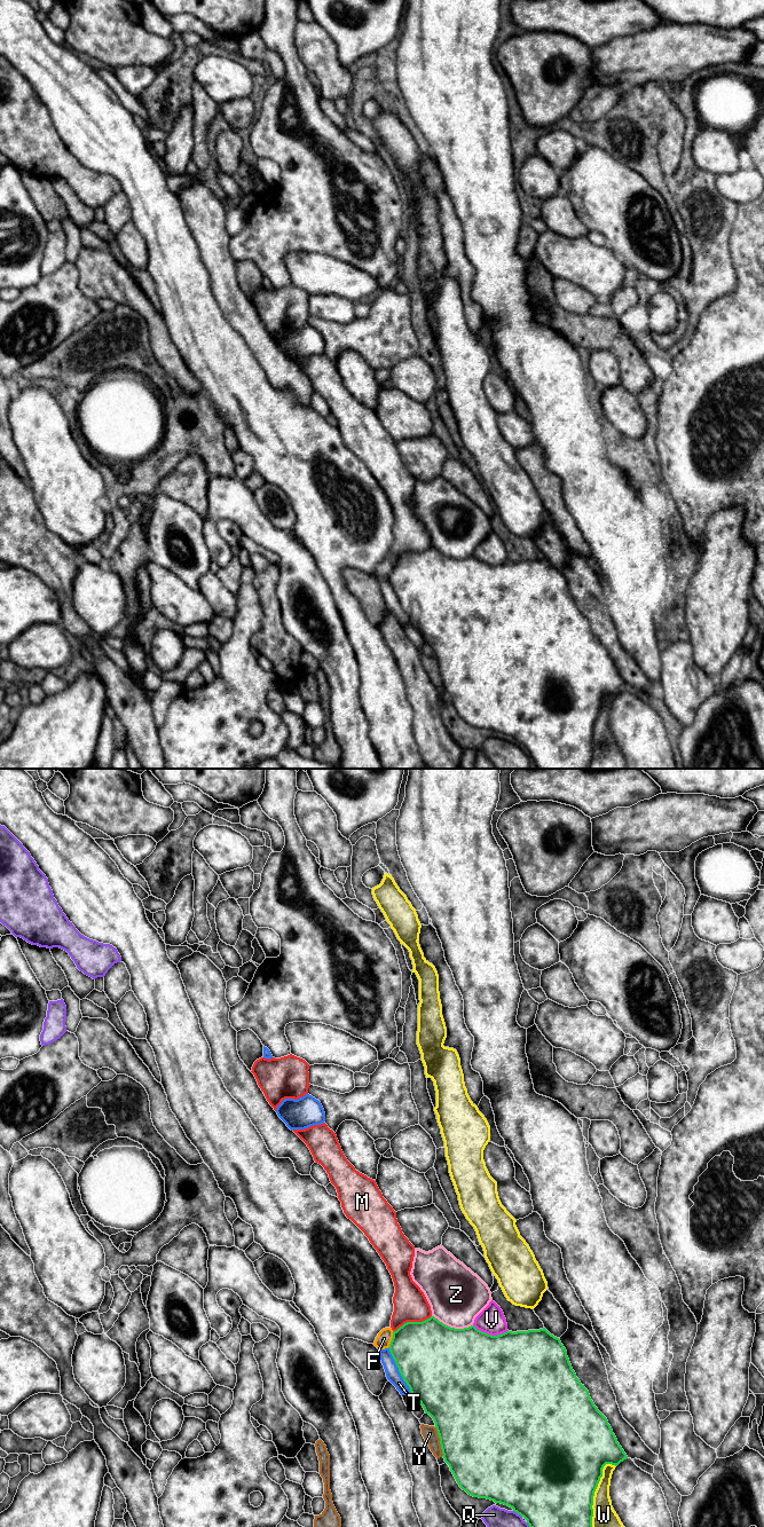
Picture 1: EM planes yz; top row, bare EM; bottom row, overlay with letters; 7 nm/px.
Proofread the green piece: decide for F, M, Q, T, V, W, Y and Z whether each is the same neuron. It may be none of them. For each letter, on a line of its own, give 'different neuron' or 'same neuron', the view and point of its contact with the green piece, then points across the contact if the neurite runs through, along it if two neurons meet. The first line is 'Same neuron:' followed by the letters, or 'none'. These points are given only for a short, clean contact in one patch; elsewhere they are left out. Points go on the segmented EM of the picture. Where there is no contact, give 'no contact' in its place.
Same neuron: M
F: different neuron; contact yz (392, 1339)
M: same neuron; contact yz (411, 1322)
Q: different neuron; contact yz (518, 1513)
T: different neuron; contact yz (399, 1370)
V: different neuron; contact yz (490, 1335)
W: different neuron; contact yz (595, 1490)
Y: different neuron; contact yz (440, 1441)
Z: different neuron; contact yz (453, 1328)

